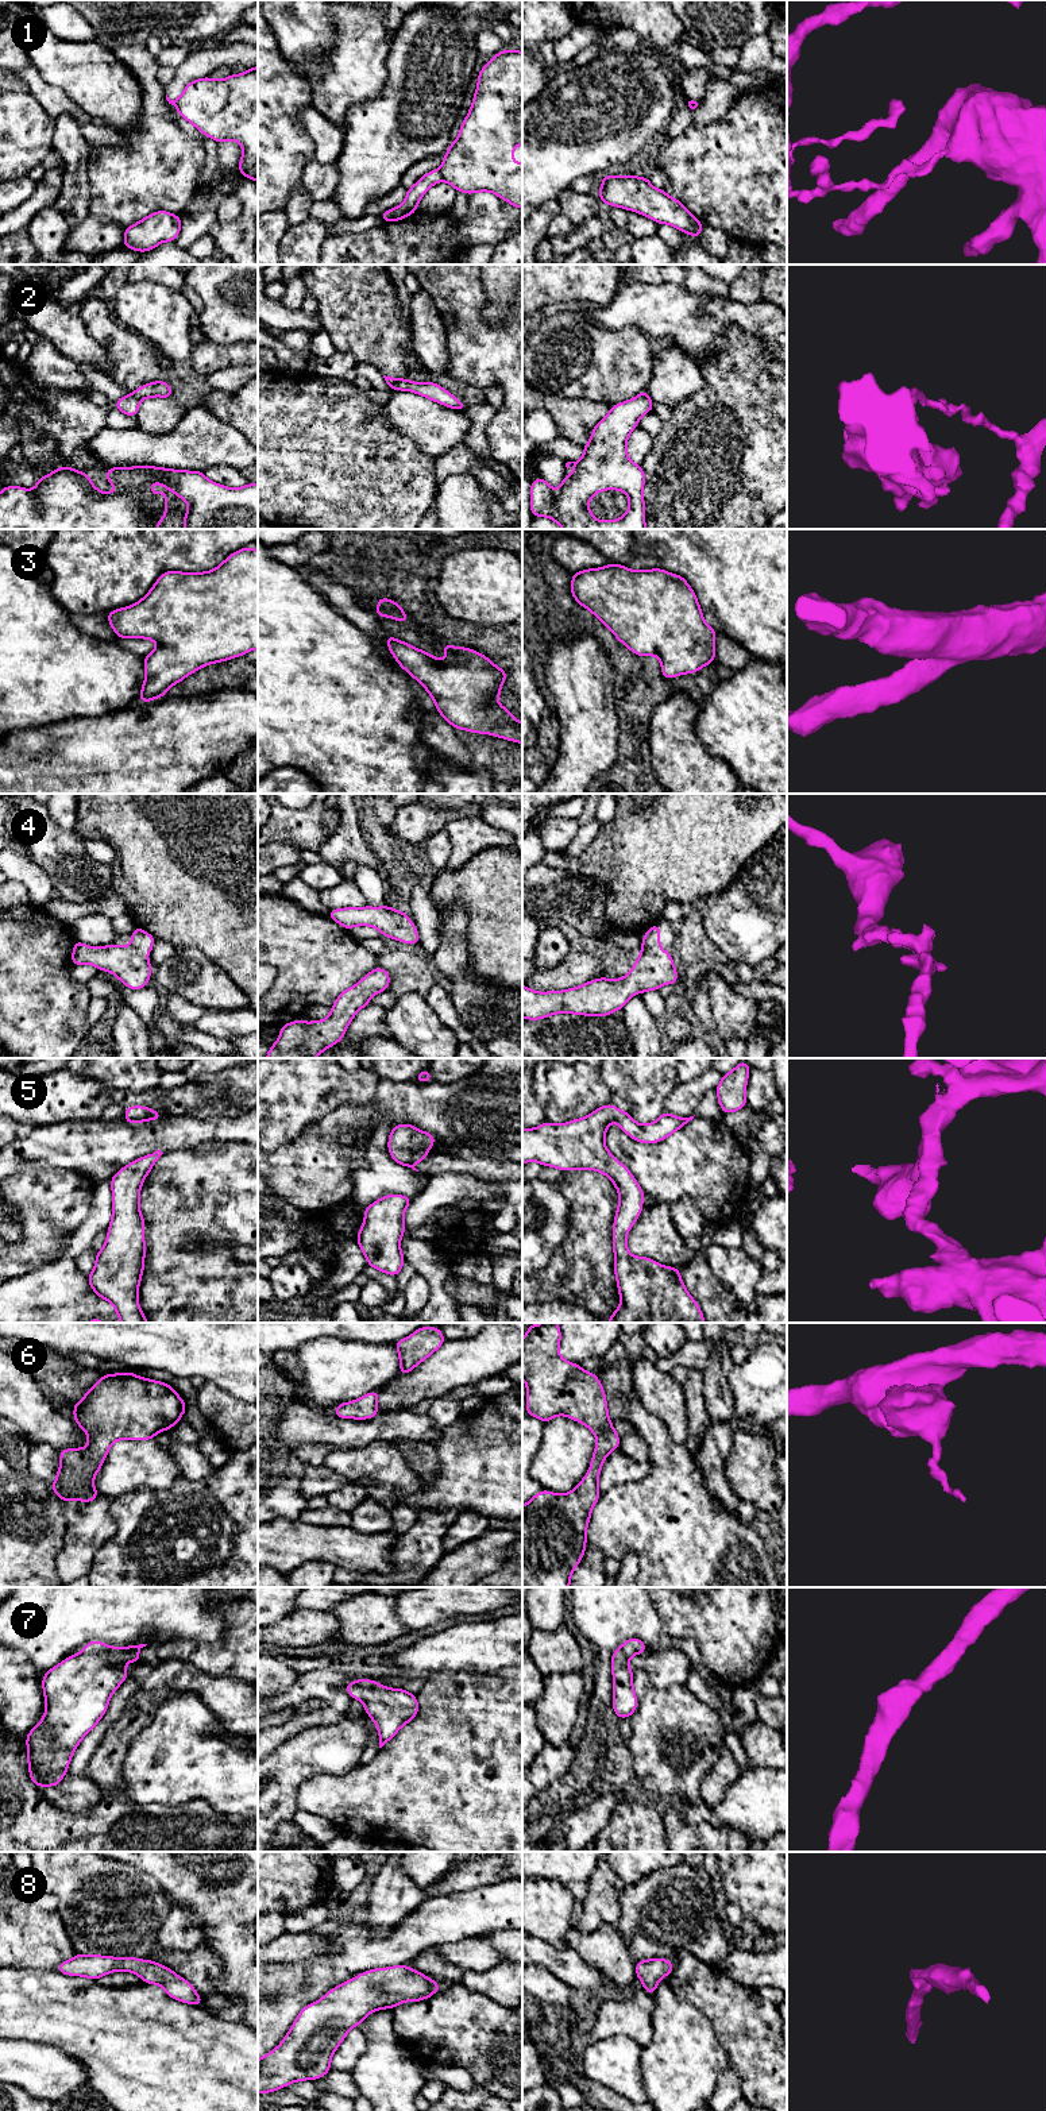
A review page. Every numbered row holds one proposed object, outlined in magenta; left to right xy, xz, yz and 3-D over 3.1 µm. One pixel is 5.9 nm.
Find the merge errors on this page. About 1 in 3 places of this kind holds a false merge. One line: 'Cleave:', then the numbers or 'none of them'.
Cleave: 1, 2

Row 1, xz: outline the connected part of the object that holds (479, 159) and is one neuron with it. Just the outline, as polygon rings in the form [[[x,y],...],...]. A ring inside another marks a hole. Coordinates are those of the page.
[[[502,50],[480,69],[471,108],[458,139],[441,163],[443,181],[458,192],[493,192],[522,209],[522,163],[513,161],[514,147],[522,144],[522,51]]]

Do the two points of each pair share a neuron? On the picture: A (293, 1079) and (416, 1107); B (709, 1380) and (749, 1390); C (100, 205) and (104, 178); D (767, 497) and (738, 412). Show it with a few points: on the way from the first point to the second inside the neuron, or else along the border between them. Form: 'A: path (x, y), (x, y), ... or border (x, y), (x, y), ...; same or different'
A: border (381, 1080), (377, 1095), (369, 1103), (342, 1106); different
B: border (733, 1365), (728, 1376), (728, 1385), (736, 1416); different
C: path (104, 199), (104, 185); same
D: path (752, 475), (752, 433); same

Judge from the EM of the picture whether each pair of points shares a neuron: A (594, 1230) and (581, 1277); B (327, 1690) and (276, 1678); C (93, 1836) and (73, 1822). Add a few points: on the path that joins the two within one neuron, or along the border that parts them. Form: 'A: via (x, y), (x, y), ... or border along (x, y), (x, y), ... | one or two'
A: via (589, 1242), (583, 1265) | one
B: border along (298, 1675), (285, 1689), (271, 1695) | two
C: via (88, 1836), (78, 1828) | one

